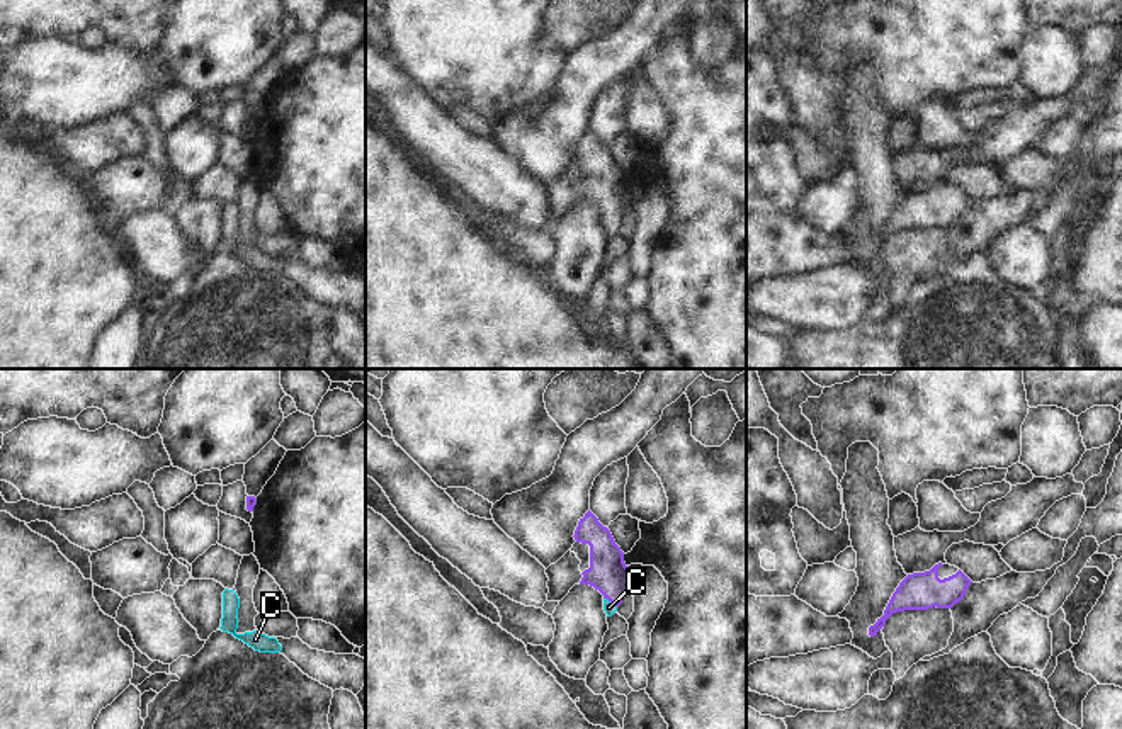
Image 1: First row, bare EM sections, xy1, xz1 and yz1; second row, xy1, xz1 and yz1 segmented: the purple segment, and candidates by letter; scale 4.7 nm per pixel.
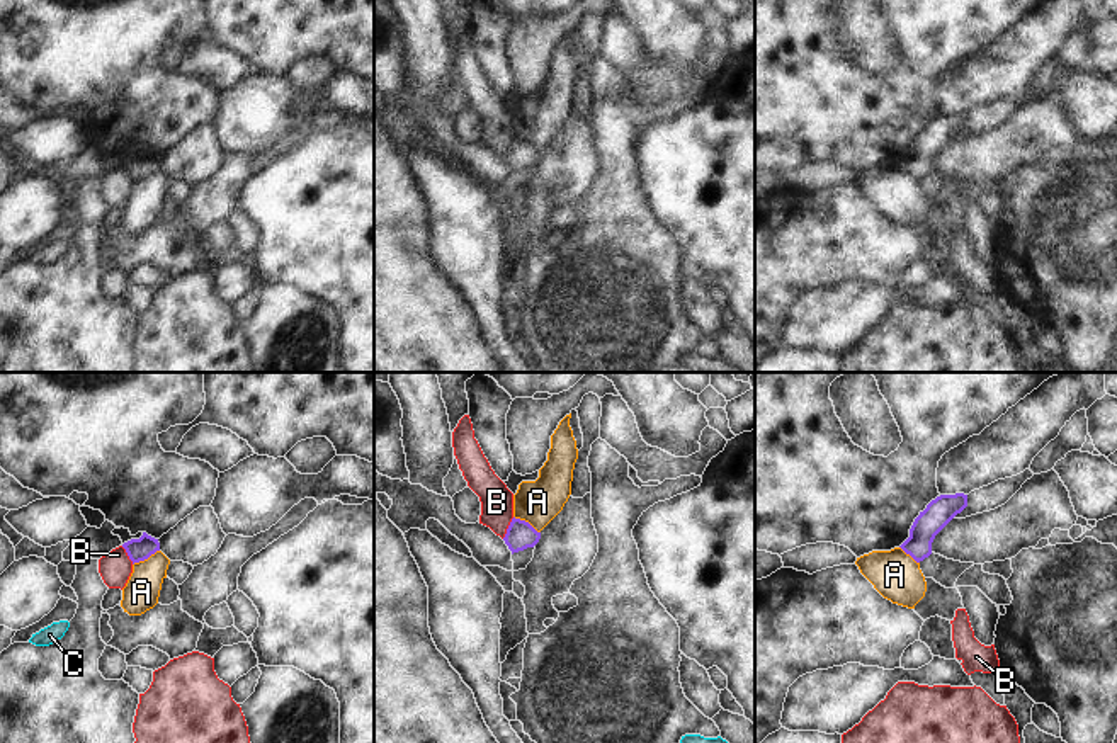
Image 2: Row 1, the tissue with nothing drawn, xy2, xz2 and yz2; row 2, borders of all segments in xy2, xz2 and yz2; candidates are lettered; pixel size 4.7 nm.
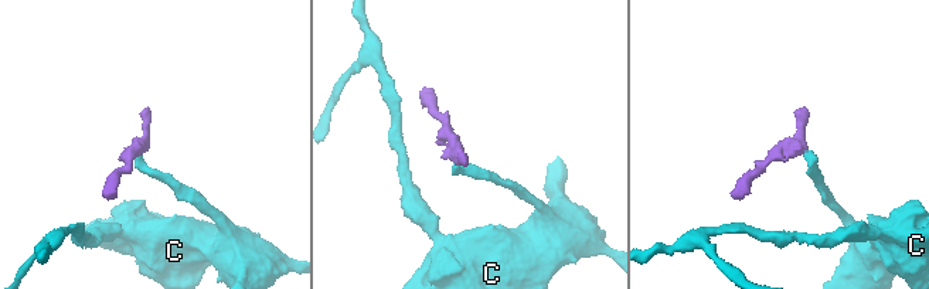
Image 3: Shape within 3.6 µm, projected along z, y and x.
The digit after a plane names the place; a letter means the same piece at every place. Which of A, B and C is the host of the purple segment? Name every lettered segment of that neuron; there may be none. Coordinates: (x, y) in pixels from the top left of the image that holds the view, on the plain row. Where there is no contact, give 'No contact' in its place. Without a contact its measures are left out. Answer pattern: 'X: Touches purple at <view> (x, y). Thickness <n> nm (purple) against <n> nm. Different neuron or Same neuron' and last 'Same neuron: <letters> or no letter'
A: Touches purple at xy2 (145, 177). Thickness 110 nm (purple) against 170 nm. Different neuron
B: Touches purple at xz2 (509, 147). Thickness 140 nm (purple) against 160 nm. Different neuron
C: Touches purple at xz1 (611, 221). Thickness 190 nm (purple) against 50 nm. Same neuron
Same neuron: C.

